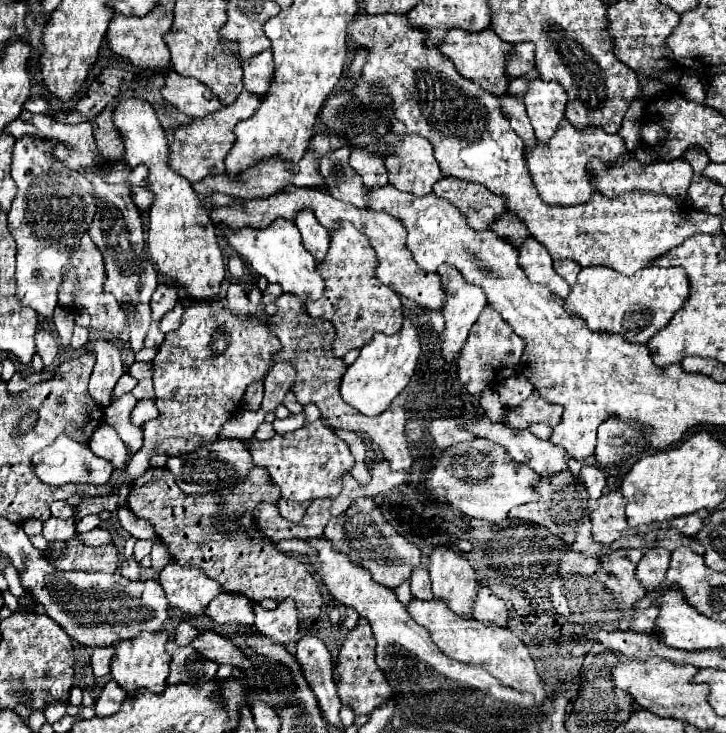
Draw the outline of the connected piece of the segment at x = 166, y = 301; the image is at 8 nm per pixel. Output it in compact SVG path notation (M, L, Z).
M161 283L153 297L151 297L151 317L155 321L159 321L167 311L171 311L175 307L175 303L179 301L179 295L177 295L177 287L173 285L165 285Z

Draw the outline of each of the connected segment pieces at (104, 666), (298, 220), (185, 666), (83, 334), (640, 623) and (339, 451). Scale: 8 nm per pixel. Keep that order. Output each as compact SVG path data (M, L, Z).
M99 647L93 651L91 655L91 669L93 669L93 677L105 677L109 673L109 663L113 657L113 647Z
M301 209L301 213L297 213L293 223L301 231L305 249L317 261L323 261L327 255L327 249L329 249L329 231L317 221L317 217L313 217L311 209Z
M169 639L167 651L171 653L171 667L169 667L169 677L167 677L169 685L189 681L191 673L201 675L203 679L217 679L217 663L205 661L201 653L193 649L193 645L181 647L173 639Z
M75 325L73 329L73 337L71 337L71 349L83 349L85 343L89 341L89 335L87 335L87 329L81 327L81 325Z
M653 593L647 595L645 599L641 599L637 605L637 617L631 623L631 631L639 631L639 633L653 633L655 631L655 619L657 619L657 607L653 605Z
M323 419L307 423L287 435L275 435L269 441L251 439L249 447L255 465L267 467L273 483L281 487L281 495L299 503L337 497L337 493L341 493L341 477L351 471L355 461L349 447L335 437L333 429L323 423Z

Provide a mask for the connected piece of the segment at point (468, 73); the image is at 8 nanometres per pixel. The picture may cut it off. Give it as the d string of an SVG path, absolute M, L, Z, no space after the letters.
M451 29L445 37L445 41L439 45L439 51L455 63L455 69L463 77L479 83L485 91L499 95L499 97L501 97L501 93L507 93L507 87L511 83L511 77L507 73L507 63L513 55L513 43L501 41L493 29L485 29L485 31L477 31L477 33L469 33L463 29Z

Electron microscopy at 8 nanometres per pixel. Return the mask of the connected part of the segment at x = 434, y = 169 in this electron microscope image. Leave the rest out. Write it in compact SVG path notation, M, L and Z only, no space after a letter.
M403 135L389 147L389 151L391 153L385 157L385 167L389 173L389 183L399 191L427 195L443 177L433 157L433 147L425 137Z

